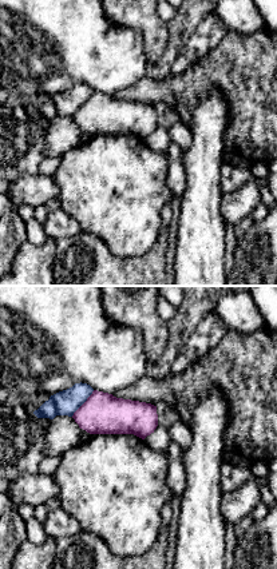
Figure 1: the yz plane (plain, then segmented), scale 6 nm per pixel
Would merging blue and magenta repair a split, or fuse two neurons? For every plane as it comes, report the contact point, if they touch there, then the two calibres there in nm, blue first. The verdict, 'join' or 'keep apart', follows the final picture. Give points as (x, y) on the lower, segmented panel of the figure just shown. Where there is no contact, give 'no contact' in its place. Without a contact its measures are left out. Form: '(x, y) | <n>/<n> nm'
(83, 402) | 150/240 nm

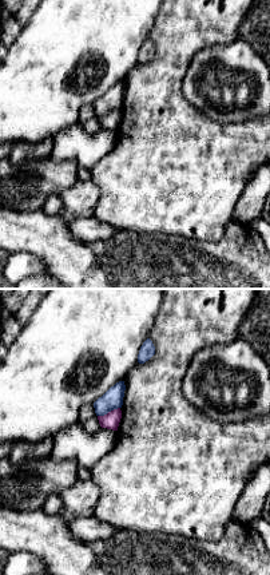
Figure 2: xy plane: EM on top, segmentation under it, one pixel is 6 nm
(108, 411) | 120/100 nm

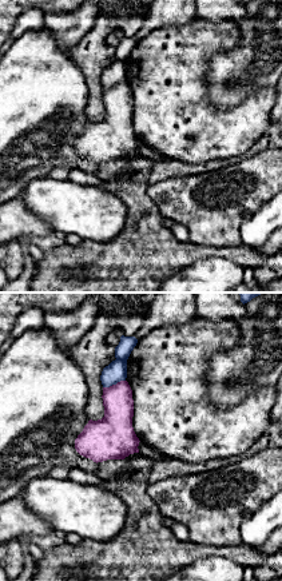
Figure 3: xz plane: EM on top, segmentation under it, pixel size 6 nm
(114, 383) | 120/190 nm

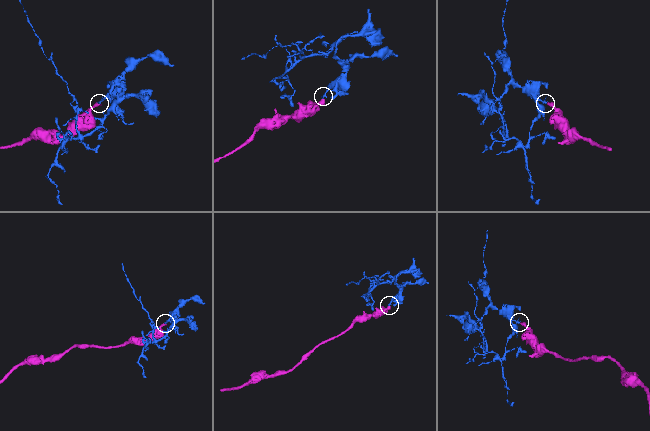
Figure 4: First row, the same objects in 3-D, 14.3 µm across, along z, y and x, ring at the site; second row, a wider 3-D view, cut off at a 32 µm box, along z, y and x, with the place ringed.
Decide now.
keep apart

